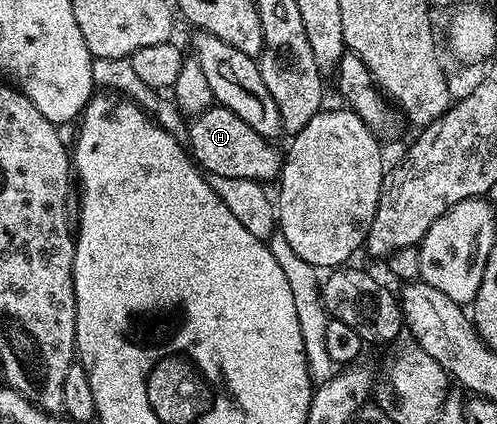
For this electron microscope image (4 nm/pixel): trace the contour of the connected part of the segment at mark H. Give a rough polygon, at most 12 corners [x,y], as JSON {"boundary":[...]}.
{"boundary":[[218,103],[185,141],[213,176],[268,183],[284,150]]}

